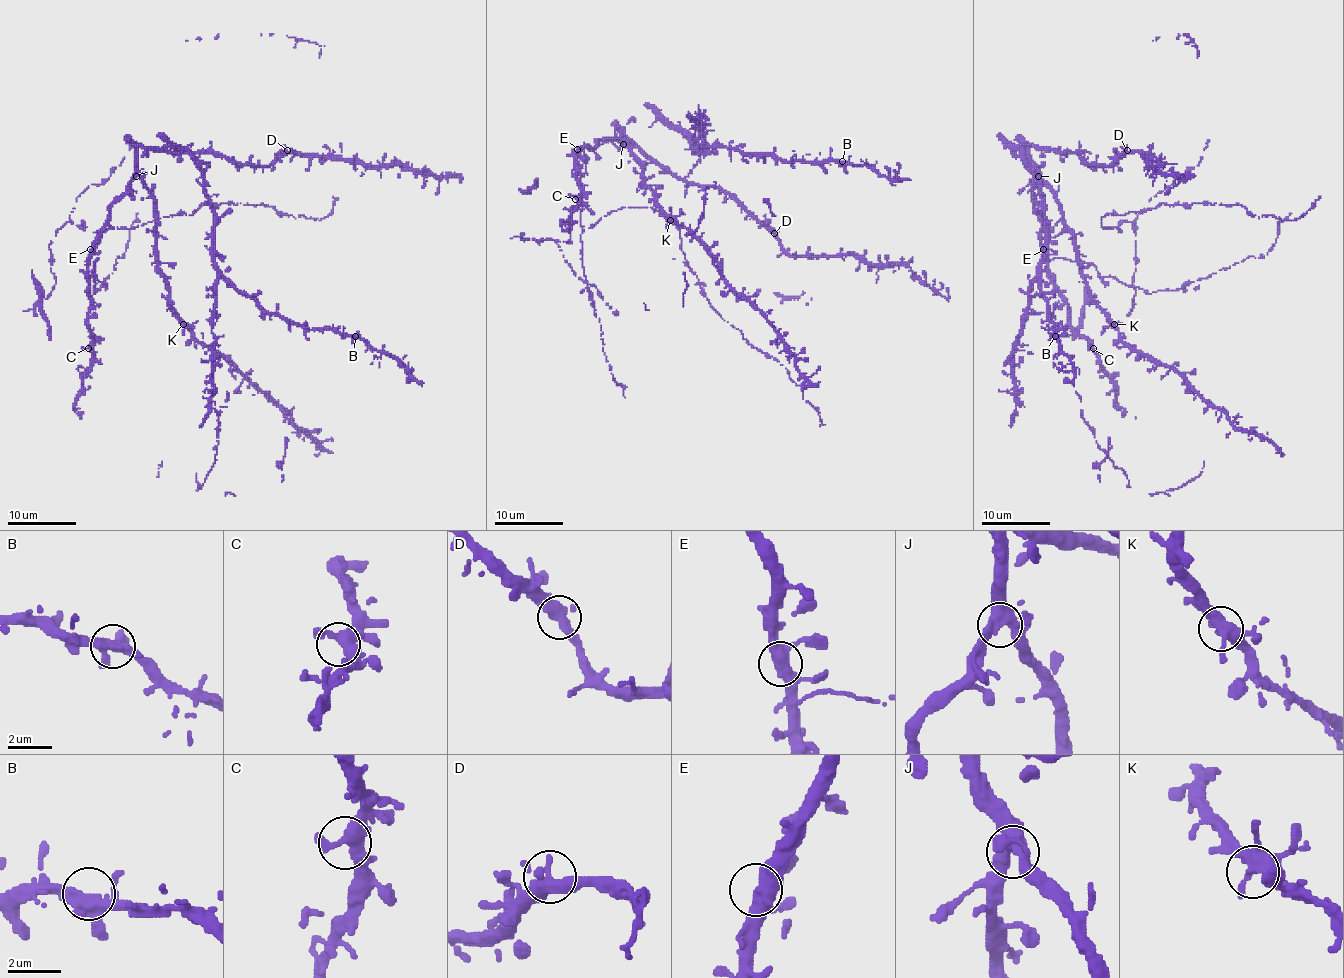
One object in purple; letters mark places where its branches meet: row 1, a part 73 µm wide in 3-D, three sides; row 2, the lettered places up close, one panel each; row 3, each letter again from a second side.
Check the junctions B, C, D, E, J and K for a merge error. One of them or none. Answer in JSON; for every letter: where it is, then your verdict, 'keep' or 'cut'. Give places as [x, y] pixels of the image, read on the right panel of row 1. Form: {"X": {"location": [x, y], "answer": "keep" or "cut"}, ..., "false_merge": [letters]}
{"B": {"location": [1055, 336], "answer": "keep"}, "C": {"location": [1093, 348], "answer": "keep"}, "D": {"location": [1127, 150], "answer": "keep"}, "E": {"location": [1043, 249], "answer": "keep"}, "J": {"location": [1038, 176], "answer": "keep"}, "K": {"location": [1114, 324], "answer": "keep"}, "false_merge": []}

